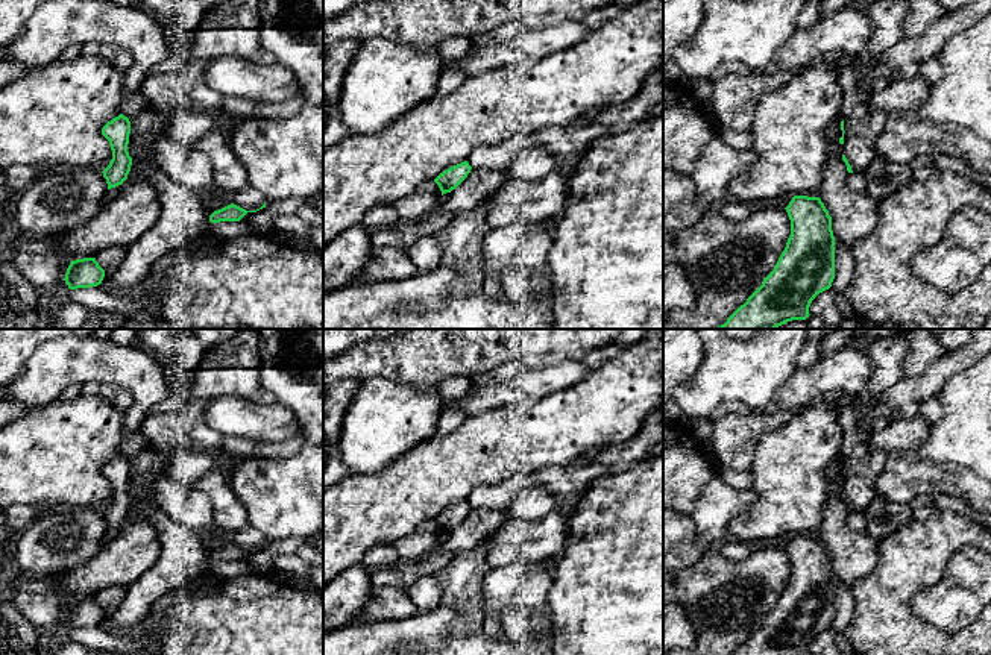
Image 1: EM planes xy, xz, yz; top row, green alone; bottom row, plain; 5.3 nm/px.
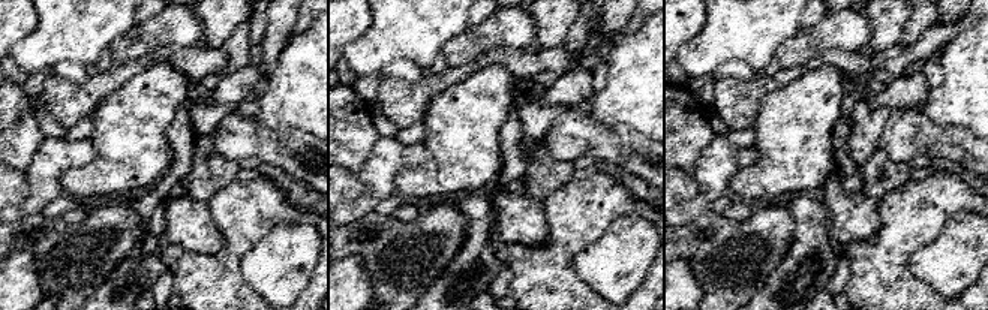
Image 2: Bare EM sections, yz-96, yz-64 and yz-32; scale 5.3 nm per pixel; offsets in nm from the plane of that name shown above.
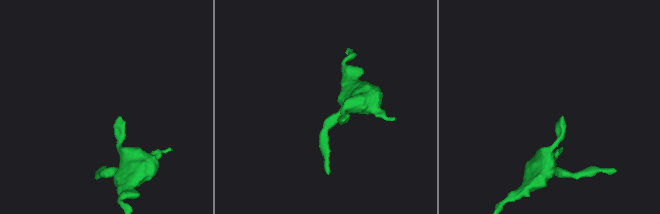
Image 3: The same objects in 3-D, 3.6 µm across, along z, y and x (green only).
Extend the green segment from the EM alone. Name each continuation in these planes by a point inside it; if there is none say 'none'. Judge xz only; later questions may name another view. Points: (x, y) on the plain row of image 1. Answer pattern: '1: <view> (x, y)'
none

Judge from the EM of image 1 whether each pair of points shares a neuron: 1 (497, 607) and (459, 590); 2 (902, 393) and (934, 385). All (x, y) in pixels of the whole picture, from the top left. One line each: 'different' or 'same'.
1: different
2: same

